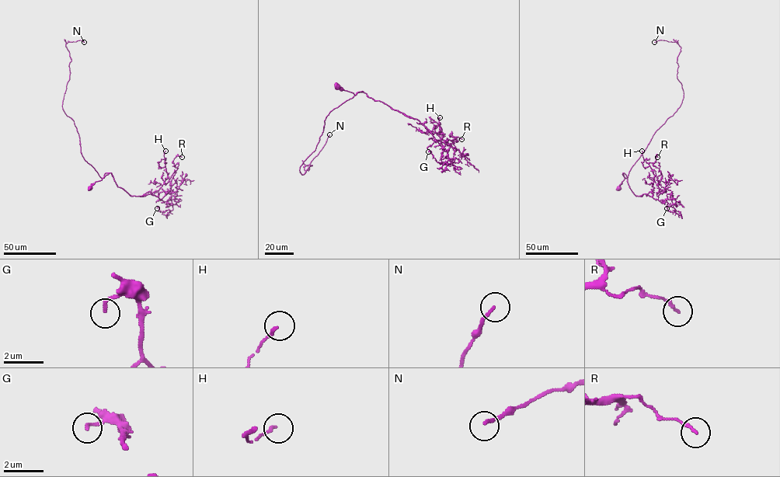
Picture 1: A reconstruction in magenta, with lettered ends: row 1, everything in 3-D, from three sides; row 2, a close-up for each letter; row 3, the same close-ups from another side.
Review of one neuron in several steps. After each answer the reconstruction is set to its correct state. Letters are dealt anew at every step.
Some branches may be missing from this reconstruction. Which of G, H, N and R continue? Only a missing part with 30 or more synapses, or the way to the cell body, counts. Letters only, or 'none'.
N

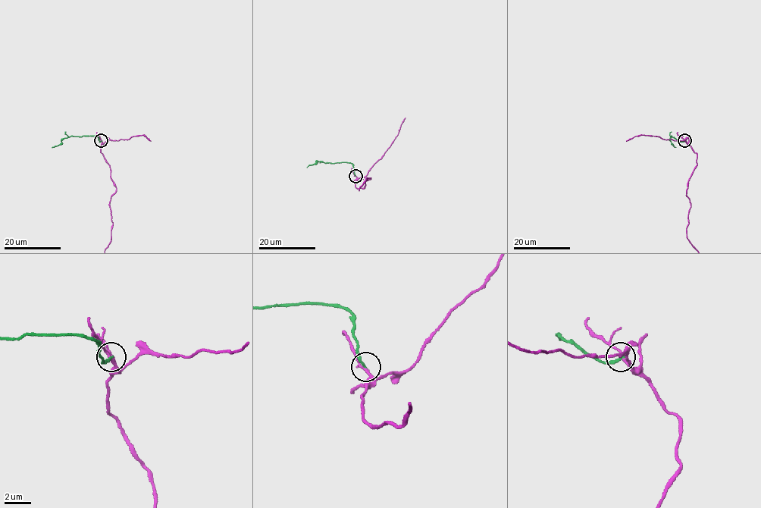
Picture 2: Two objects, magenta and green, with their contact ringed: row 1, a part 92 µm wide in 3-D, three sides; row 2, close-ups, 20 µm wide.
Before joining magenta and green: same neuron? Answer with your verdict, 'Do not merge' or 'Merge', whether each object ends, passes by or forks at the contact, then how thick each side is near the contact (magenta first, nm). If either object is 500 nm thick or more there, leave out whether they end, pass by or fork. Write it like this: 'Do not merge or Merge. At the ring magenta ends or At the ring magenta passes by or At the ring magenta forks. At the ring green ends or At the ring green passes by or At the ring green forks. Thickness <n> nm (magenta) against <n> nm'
Do not merge. At the ring magenta passes by. At the ring green ends. Thickness 170 nm (magenta) against 200 nm

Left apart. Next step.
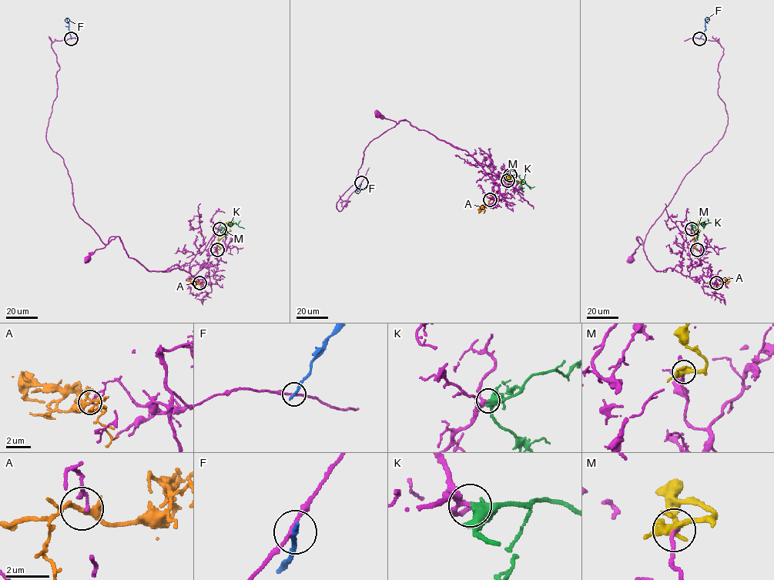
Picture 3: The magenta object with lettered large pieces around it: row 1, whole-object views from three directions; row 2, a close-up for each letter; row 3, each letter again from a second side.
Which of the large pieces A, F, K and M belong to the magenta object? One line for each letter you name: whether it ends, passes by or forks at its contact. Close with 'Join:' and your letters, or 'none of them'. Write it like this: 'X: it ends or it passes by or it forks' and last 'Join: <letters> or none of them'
K: it forks
Join: K

